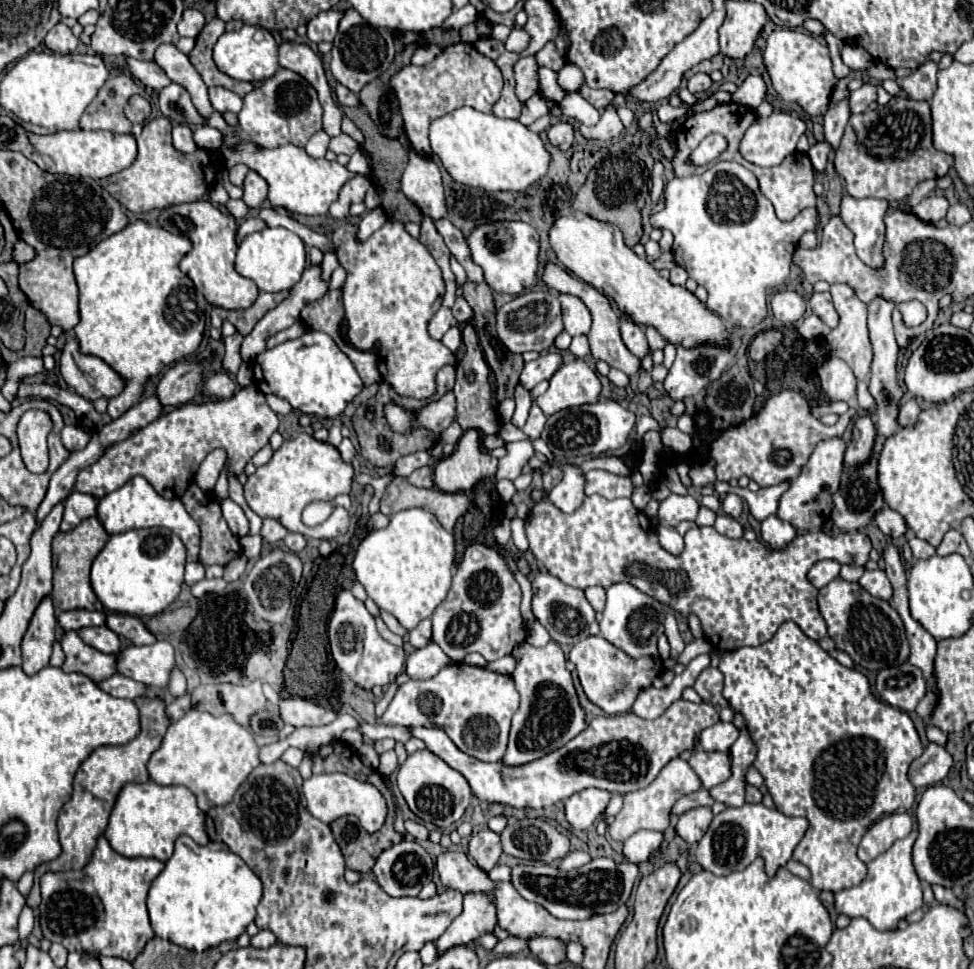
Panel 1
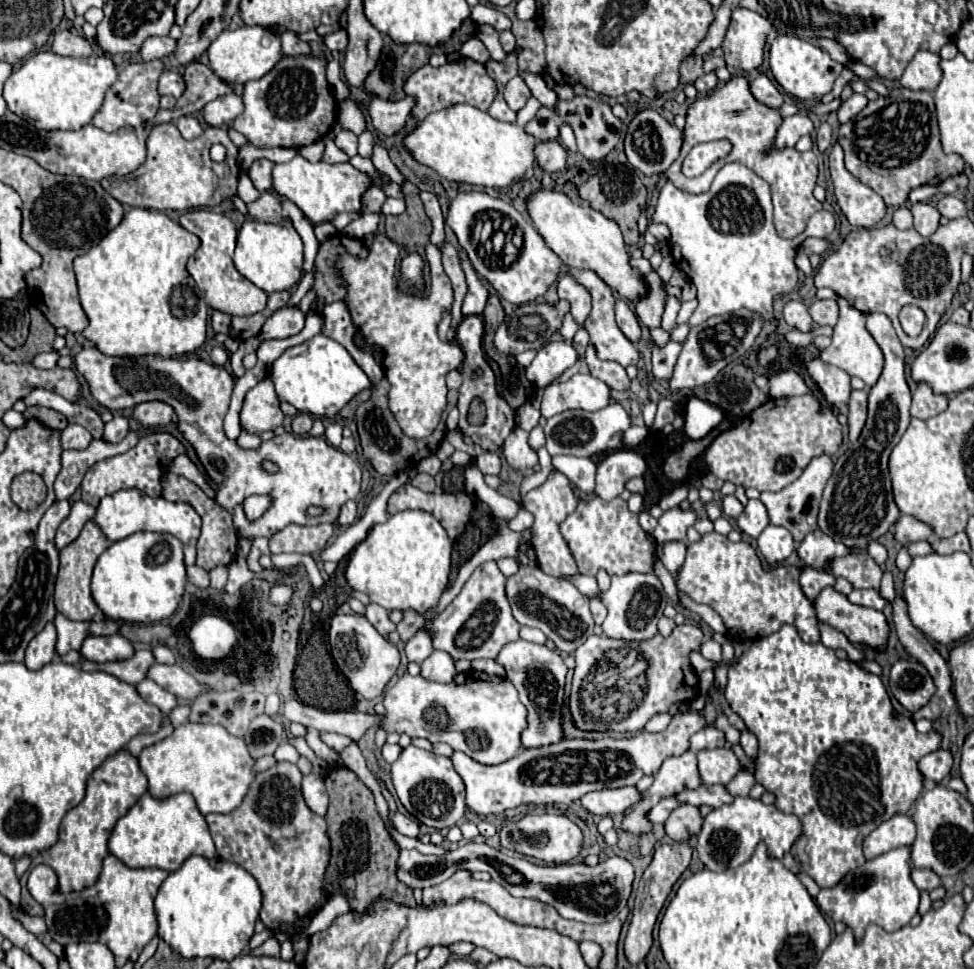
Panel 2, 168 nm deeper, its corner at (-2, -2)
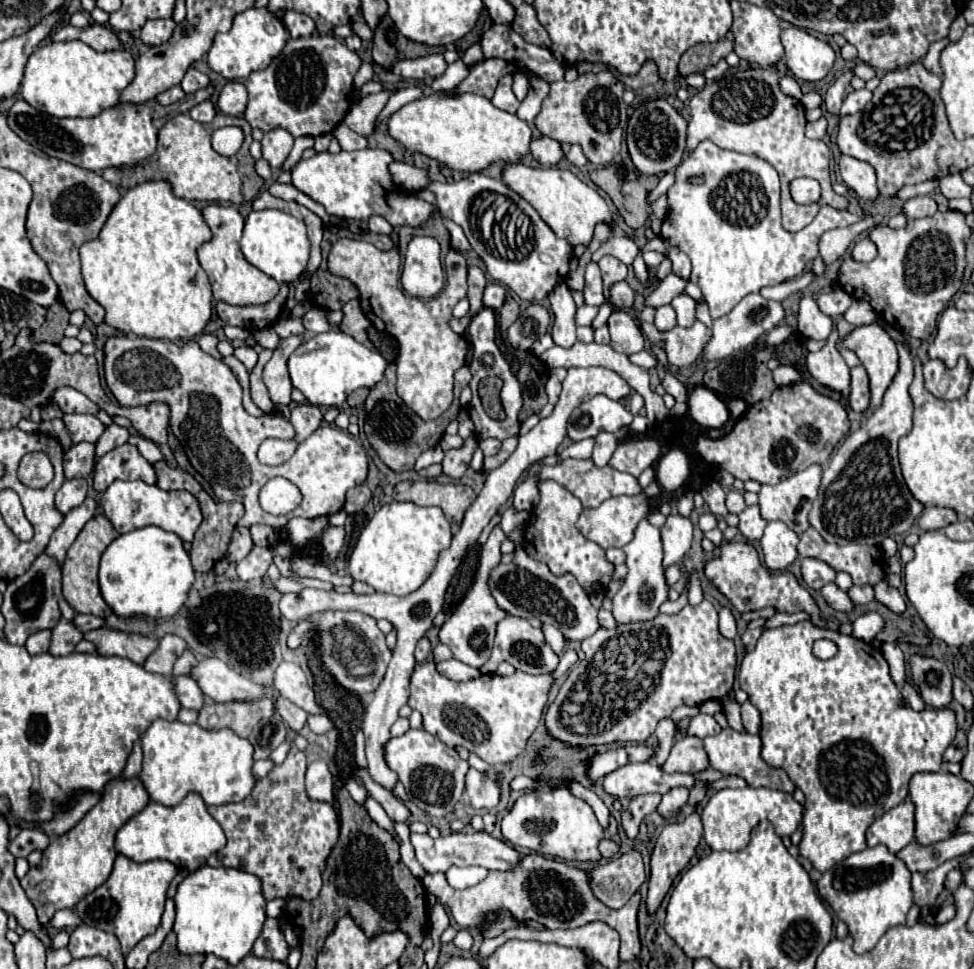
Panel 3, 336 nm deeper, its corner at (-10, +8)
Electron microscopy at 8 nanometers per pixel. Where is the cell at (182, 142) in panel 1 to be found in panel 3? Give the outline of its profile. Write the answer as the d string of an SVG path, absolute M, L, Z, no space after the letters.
M204 101L204 103L200 103L200 105L196 105L196 107L190 109L190 117L194 121L210 123L214 119L214 115L216 115L216 107L214 107L212 101Z

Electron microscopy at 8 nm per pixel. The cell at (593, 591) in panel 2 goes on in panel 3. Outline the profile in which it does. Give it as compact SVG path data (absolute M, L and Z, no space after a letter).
M642 519L634 529L634 539L624 545L628 575L620 591L612 597L612 615L618 623L634 623L634 621L648 621L658 615L658 607L668 599L668 585L662 567L662 541L660 529L650 525L648 519Z

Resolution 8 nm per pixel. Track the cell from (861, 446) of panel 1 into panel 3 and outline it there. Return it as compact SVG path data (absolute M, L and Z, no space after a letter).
M856 365L852 371L852 385L850 385L850 407L854 411L866 411L870 403L870 391L868 391L868 375L862 365Z

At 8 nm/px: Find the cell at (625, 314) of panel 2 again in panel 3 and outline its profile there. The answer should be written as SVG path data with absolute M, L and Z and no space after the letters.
M618 281L610 287L610 299L614 305L630 309L634 305L634 291L630 289L630 285L626 281Z

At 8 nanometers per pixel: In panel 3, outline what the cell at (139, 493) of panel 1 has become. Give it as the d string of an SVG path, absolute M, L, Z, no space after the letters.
M114 481L104 491L100 505L118 533L130 533L134 529L156 525L164 531L176 533L182 541L192 541L194 531L202 519L196 497L188 491L162 491L156 485L148 485L144 481Z

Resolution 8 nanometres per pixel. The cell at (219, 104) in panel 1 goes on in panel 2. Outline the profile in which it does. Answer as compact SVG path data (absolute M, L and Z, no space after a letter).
M230 93L230 95L218 97L216 101L210 101L204 107L204 119L212 127L222 127L222 125L230 125L242 111L244 111L242 97L236 93Z

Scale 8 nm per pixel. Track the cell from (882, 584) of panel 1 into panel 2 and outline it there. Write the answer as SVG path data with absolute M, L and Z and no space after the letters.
M852 589L848 599L856 605L864 605L864 607L872 607L872 609L886 607L886 599L882 597L882 593L878 589Z

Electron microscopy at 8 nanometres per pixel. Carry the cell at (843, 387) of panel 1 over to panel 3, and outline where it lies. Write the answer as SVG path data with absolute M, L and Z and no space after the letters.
M834 331L829 336L828 343L820 351L808 353L806 367L808 367L810 375L820 385L838 391L842 397L848 397L848 393L850 393L850 367L846 365L846 361L842 359L842 355L834 347L838 333Z

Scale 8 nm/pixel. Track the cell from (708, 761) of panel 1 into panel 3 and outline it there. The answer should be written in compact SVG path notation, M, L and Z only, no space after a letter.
M722 729L718 735L706 737L704 739L704 749L708 753L710 765L720 771L722 775L738 775L748 781L752 787L769 787L770 789L780 789L786 793L792 793L796 785L788 779L784 769L774 769L760 759L760 737L758 735L748 735L748 733L738 733L734 729Z

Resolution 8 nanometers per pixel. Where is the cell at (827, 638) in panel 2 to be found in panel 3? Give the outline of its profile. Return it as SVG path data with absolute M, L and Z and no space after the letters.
M802 559L800 569L802 569L804 583L816 591L820 591L824 583L830 583L836 579L836 571L832 571L832 567L828 567L826 563L820 563L820 559Z

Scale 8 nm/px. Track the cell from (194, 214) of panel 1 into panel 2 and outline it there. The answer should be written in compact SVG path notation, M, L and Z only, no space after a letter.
M208 209L188 211L180 215L178 223L200 239L198 251L188 261L188 273L200 287L206 305L228 315L254 315L262 311L268 295L250 281L244 281L244 277L240 277L240 273L236 273L236 267L232 265L232 253L236 247L236 233L238 233L236 225L226 215Z

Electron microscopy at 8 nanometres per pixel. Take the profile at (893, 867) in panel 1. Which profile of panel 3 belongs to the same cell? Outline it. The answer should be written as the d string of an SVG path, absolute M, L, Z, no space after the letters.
M868 847L860 853L852 853L850 857L846 857L844 861L836 863L834 867L830 867L828 871L822 873L822 879L816 883L816 889L820 893L820 897L834 909L834 913L838 915L840 921L844 921L850 929L850 935L854 939L854 951L856 953L868 953L870 949L874 949L874 945L878 943L878 939L896 925L904 925L906 923L906 913L912 907L912 887L910 887L910 871L904 867L904 863L900 863L900 859L896 859L894 853L890 853L886 847Z

